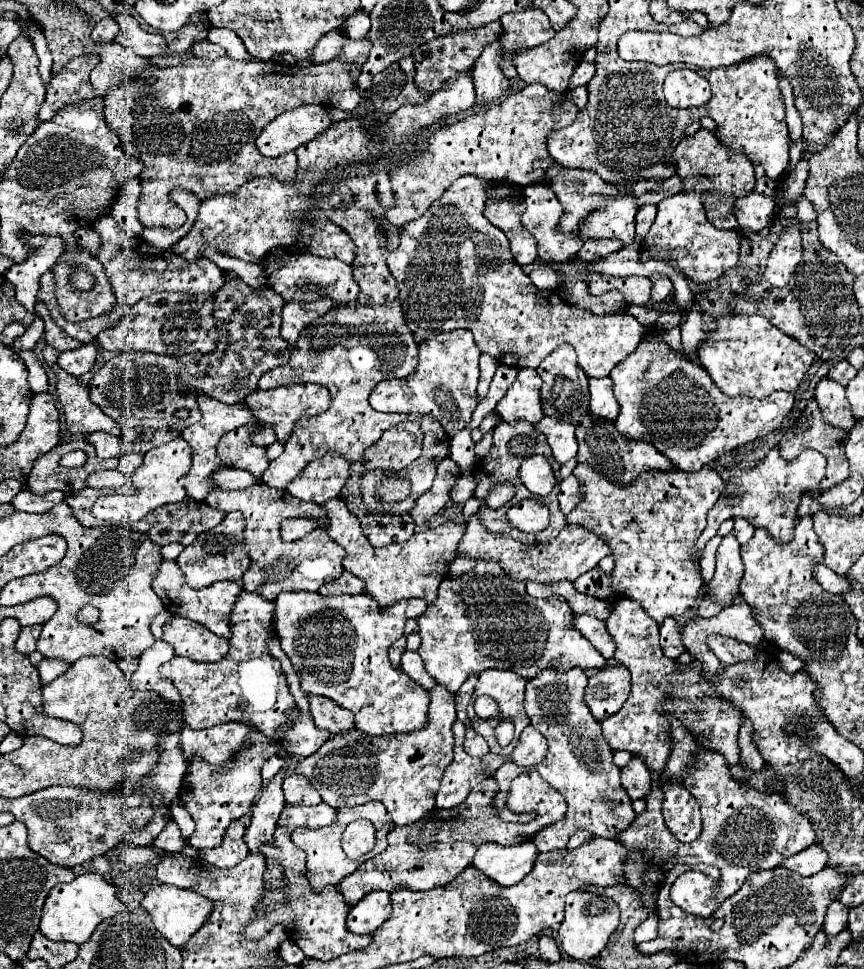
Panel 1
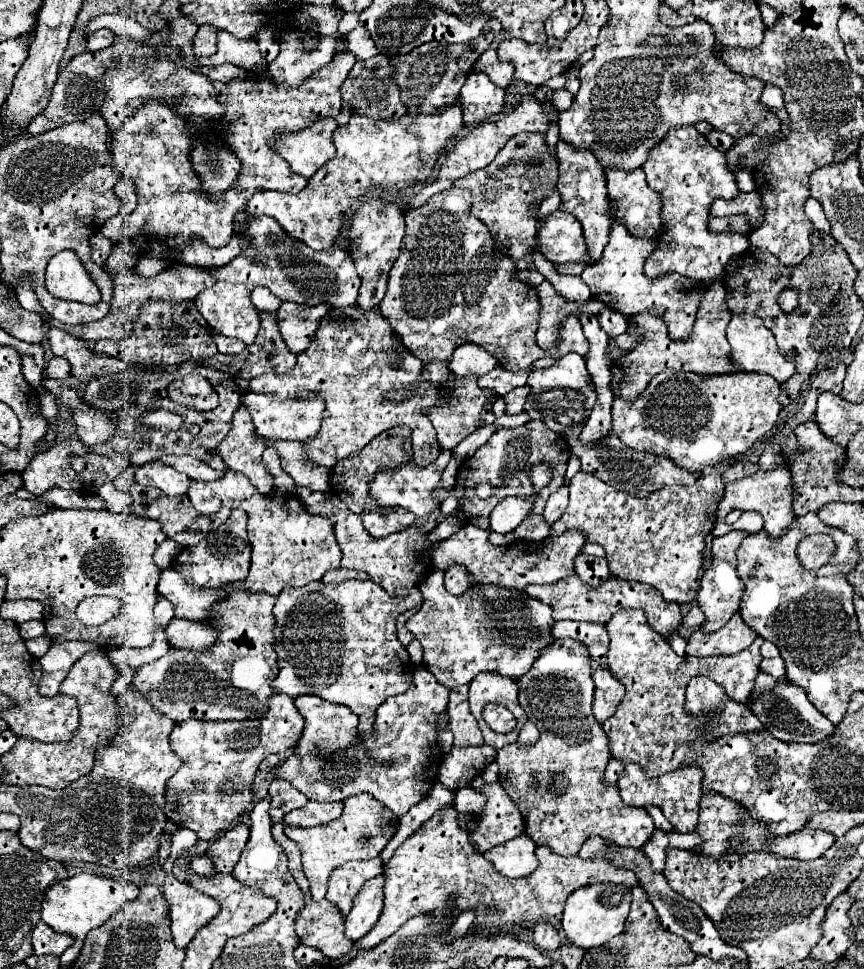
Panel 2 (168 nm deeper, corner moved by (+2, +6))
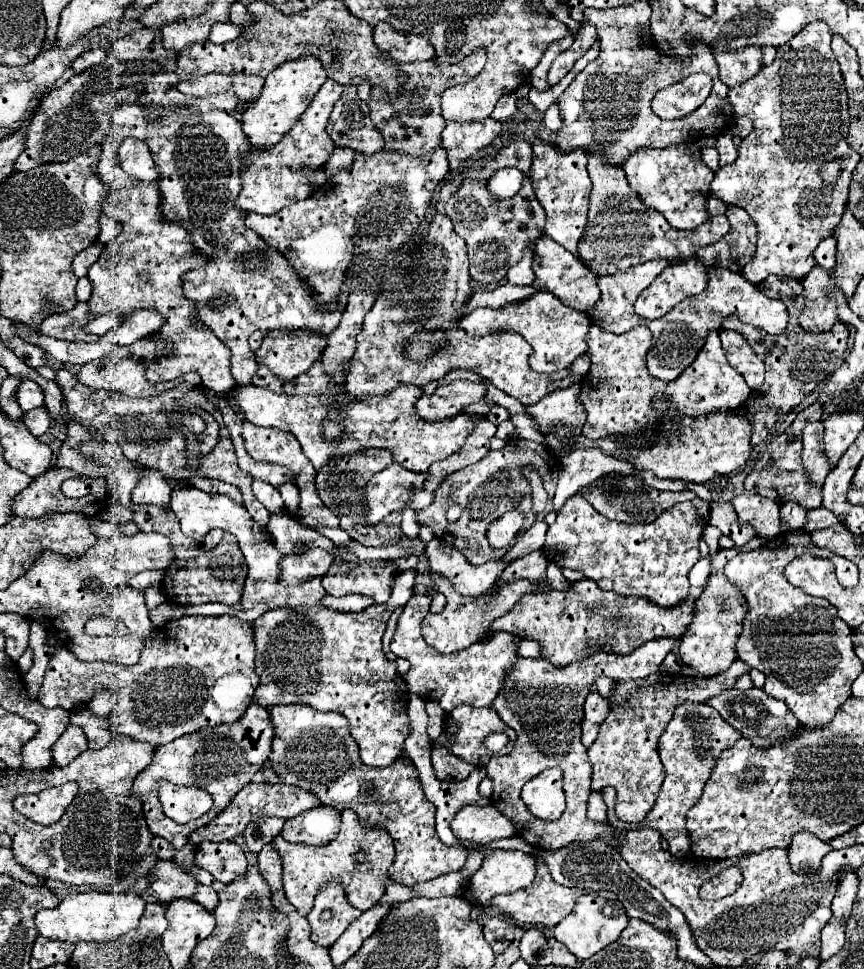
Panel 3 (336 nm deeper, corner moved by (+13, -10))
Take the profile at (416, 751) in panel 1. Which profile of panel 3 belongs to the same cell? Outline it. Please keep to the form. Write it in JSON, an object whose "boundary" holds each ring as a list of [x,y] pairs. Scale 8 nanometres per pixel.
{"boundary":[[[250,782],[232,798],[232,802],[210,824],[206,824],[206,826],[202,826],[202,828],[198,828],[190,834],[190,844],[200,844],[204,840],[224,842],[224,840],[240,836],[246,830],[246,826],[250,824],[250,818],[280,816],[280,818],[288,820],[288,818],[294,818],[294,816],[318,806],[318,804],[320,804],[318,798],[314,798],[314,796],[310,796],[310,792],[304,792],[304,790],[294,788],[294,786],[286,786],[286,784],[274,784],[272,786],[272,784],[266,784],[266,782],[262,782],[262,784]]]}

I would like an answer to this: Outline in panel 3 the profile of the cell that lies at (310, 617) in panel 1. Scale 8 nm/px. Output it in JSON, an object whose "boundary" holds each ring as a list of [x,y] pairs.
{"boundary":[[[414,569],[406,570],[406,572],[400,572],[396,578],[394,578],[394,584],[392,584],[392,595],[388,602],[384,604],[374,604],[358,614],[344,614],[344,612],[330,612],[328,608],[324,606],[310,606],[310,608],[304,608],[304,606],[298,606],[298,608],[276,608],[276,610],[270,610],[266,612],[264,616],[260,616],[258,620],[252,622],[252,628],[254,628],[254,644],[256,644],[256,674],[260,676],[260,684],[254,692],[254,702],[262,704],[262,706],[272,706],[272,704],[310,704],[312,708],[316,710],[334,710],[334,712],[340,712],[342,716],[348,718],[350,722],[350,734],[352,738],[358,742],[360,746],[360,758],[366,766],[390,766],[398,756],[400,756],[400,750],[404,748],[404,740],[408,738],[410,734],[410,720],[408,720],[408,688],[406,688],[406,682],[404,678],[398,674],[396,670],[396,664],[392,660],[388,660],[382,652],[382,634],[386,630],[386,622],[390,618],[390,614],[398,608],[398,606],[404,606],[408,600],[413,596],[412,588],[416,584],[416,572]]]}

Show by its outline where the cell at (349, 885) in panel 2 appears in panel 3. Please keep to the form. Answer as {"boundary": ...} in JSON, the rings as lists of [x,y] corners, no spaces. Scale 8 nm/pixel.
{"boundary":[[[332,882],[318,892],[314,908],[306,916],[312,932],[310,938],[320,946],[330,948],[358,916],[360,910],[348,904],[342,886]]]}

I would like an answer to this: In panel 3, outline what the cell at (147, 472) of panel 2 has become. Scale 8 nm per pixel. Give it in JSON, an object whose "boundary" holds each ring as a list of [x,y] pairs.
{"boundary":[[[146,470],[134,492],[132,492],[132,500],[136,500],[138,504],[154,504],[154,506],[162,506],[162,508],[168,508],[170,504],[170,494],[172,494],[172,488],[166,484],[166,480],[162,478],[162,474],[158,470]]]}

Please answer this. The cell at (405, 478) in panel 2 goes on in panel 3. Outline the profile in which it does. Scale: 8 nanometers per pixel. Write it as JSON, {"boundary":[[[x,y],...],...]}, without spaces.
{"boundary":[[[398,462],[376,474],[366,488],[368,522],[380,522],[388,512],[404,510],[410,496],[422,488],[426,474],[414,474]]]}

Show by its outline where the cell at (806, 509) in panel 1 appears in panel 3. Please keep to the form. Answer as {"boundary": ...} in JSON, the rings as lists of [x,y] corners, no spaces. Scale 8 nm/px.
{"boundary":[[[786,502],[780,506],[780,520],[790,530],[800,530],[806,522],[806,510],[802,506],[798,506],[796,502]]]}

